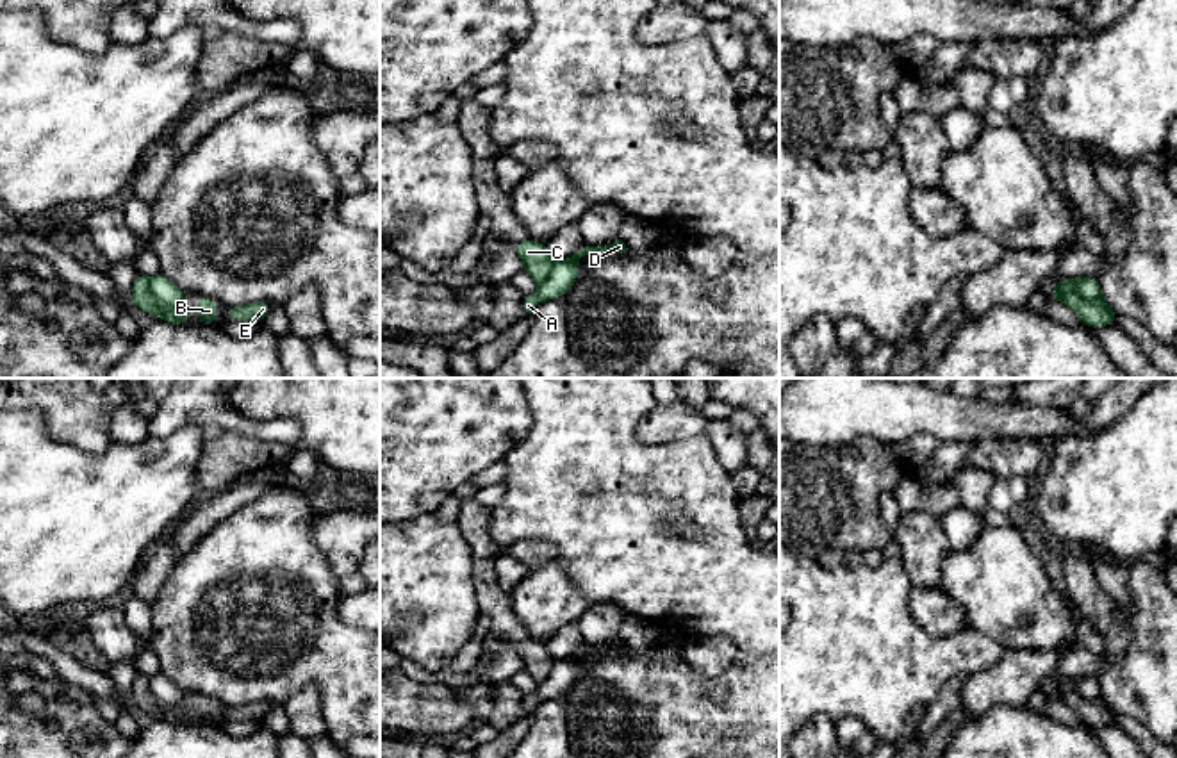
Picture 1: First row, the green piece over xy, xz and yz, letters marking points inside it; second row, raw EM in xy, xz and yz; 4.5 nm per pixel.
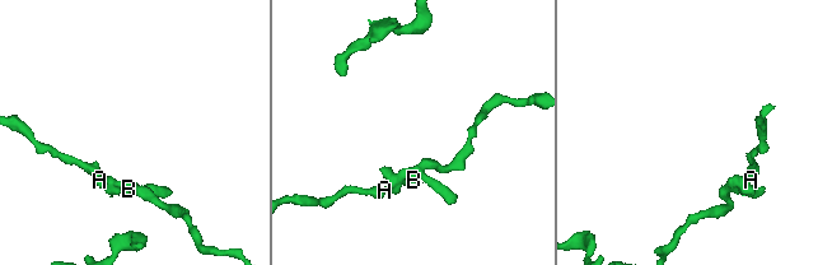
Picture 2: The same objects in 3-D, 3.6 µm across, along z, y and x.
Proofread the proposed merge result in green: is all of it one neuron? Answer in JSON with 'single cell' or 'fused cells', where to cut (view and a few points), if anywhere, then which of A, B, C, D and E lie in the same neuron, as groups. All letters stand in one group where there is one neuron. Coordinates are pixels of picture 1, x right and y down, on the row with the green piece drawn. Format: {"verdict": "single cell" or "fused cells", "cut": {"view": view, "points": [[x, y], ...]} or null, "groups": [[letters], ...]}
{"verdict": "fused cells", "cut": {"view": "xy", "points": [[148, 279], [148, 289], [157, 300], [182, 304]]}, "groups": [["A", "D", "E"], ["B", "C"]]}

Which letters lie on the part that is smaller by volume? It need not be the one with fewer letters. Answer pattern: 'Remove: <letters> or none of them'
Remove: B, C

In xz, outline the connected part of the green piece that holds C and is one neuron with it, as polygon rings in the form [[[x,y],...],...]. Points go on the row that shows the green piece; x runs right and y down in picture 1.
[[[526,239],[515,244],[514,250],[521,257],[524,264],[524,271],[528,271],[537,284],[542,284],[547,280],[555,266],[555,260],[546,244]]]

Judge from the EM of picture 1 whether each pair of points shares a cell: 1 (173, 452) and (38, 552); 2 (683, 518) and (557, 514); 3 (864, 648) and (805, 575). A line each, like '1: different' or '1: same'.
1: same
2: same
3: same

